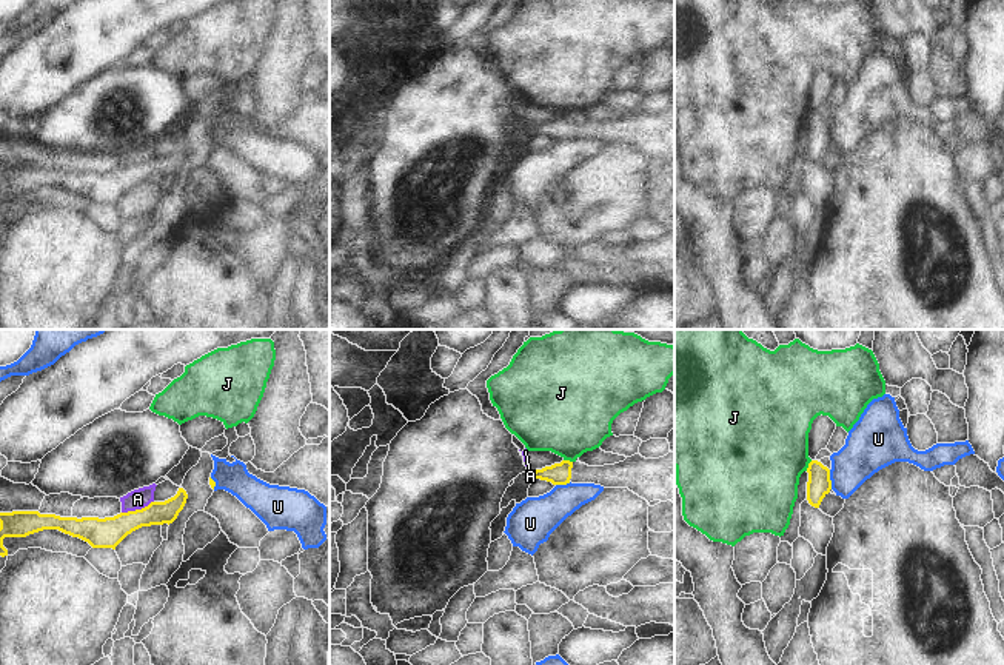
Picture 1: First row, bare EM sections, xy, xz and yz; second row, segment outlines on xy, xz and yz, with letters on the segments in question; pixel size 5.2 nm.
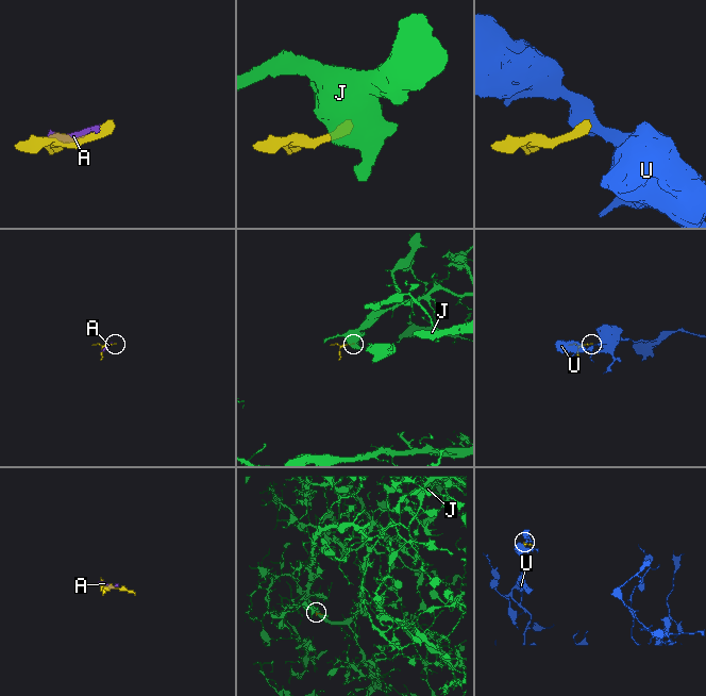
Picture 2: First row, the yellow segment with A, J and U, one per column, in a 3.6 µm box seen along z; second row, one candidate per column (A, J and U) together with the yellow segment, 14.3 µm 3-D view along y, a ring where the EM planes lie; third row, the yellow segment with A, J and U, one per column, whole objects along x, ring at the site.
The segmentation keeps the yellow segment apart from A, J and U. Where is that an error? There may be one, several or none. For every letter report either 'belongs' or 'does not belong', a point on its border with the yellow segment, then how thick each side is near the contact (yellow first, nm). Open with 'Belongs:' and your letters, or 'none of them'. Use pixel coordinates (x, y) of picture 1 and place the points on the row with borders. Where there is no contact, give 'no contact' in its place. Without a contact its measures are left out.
Belongs: none of them
A: does not belong | xy (137, 510) | 160/110 nm
J: does not belong | yz (809, 465) | 120/460 nm
U: does not belong | yz (829, 479) | 120/240 nm

